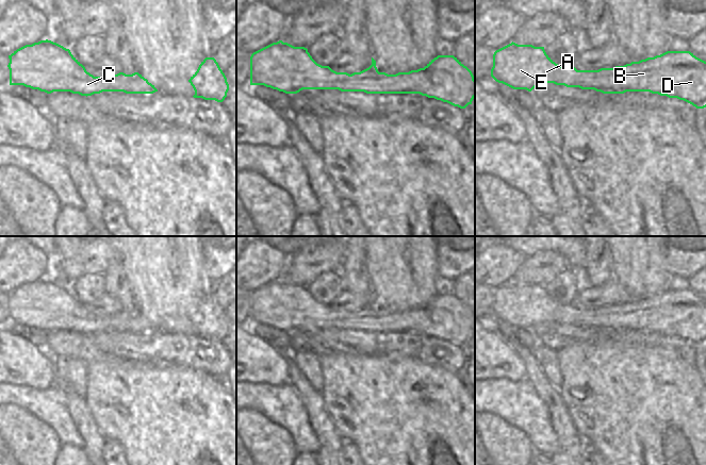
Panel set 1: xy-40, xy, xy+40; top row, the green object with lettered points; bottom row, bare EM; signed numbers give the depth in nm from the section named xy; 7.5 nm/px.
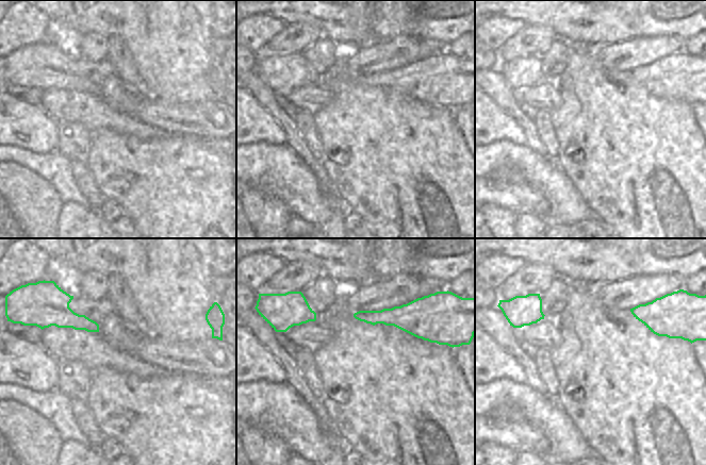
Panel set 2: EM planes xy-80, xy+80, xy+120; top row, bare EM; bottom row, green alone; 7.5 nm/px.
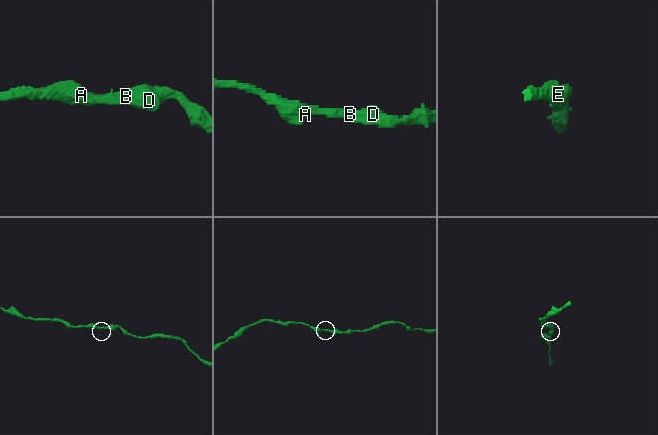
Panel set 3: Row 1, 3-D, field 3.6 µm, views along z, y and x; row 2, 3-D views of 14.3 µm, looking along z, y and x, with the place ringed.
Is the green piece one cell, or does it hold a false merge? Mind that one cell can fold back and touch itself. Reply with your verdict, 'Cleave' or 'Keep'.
Keep.

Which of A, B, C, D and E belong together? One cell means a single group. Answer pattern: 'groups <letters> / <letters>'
groups A B C D E

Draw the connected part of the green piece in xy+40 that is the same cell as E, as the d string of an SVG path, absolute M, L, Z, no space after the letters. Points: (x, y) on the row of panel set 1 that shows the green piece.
M511 43L493 54L491 77L513 89L531 92L543 83L554 83L567 87L594 89L603 94L624 94L626 92L650 92L669 98L684 100L696 109L706 107L706 62L690 51L667 51L654 57L631 62L624 66L601 68L598 70L577 70L574 66L560 66L545 52L544 47Z

